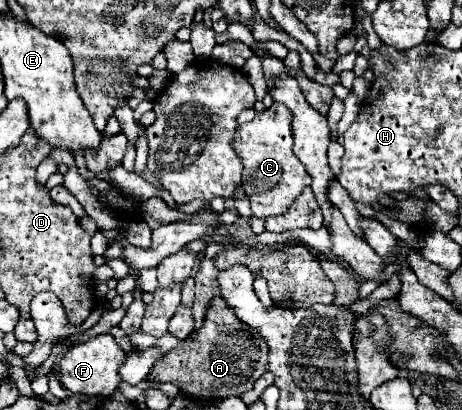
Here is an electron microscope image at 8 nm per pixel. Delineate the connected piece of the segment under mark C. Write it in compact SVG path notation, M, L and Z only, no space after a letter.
M273 102L271 108L259 112L251 122L239 124L231 146L243 164L243 190L251 200L253 216L279 216L279 212L285 212L293 204L305 186L311 186L311 176L307 176L307 170L293 154L291 110L285 104Z

